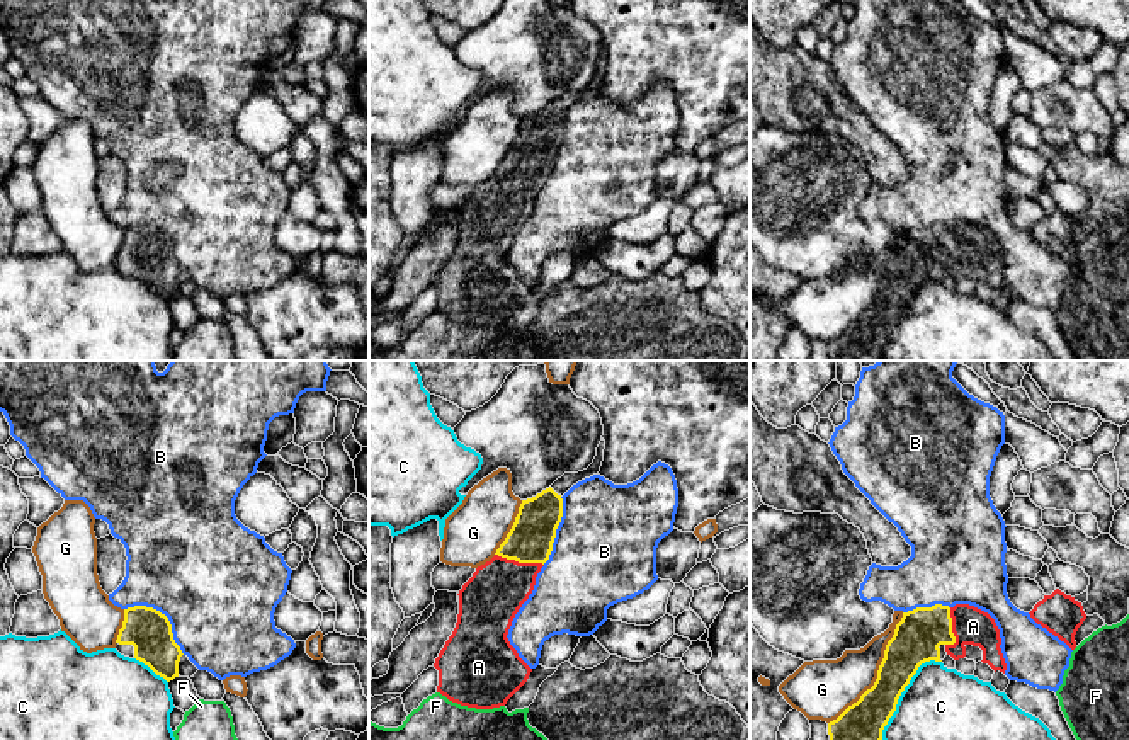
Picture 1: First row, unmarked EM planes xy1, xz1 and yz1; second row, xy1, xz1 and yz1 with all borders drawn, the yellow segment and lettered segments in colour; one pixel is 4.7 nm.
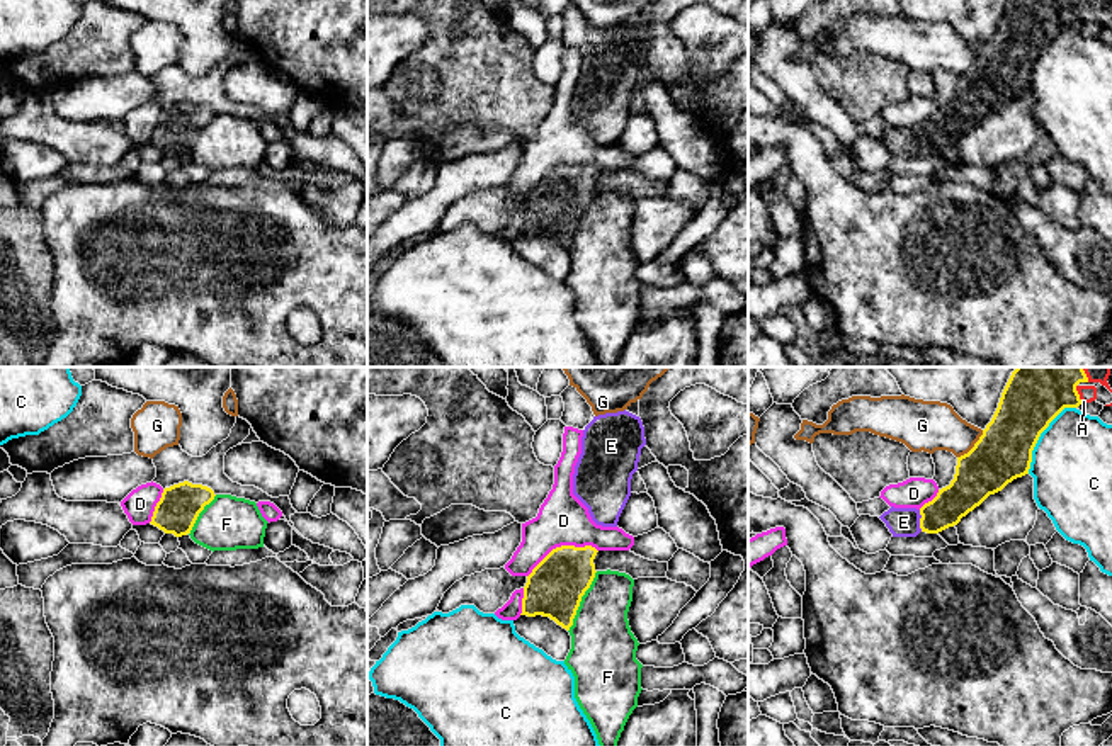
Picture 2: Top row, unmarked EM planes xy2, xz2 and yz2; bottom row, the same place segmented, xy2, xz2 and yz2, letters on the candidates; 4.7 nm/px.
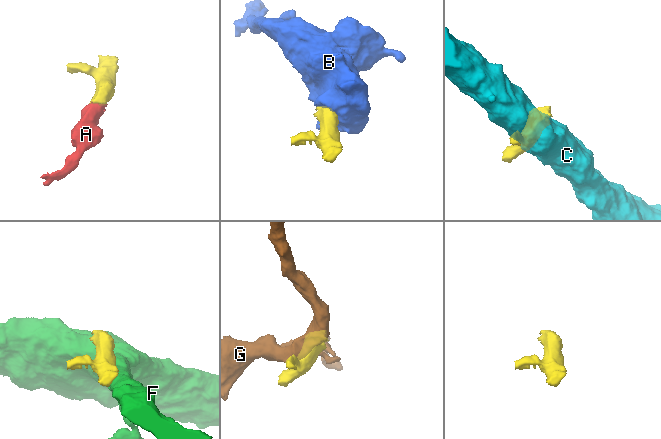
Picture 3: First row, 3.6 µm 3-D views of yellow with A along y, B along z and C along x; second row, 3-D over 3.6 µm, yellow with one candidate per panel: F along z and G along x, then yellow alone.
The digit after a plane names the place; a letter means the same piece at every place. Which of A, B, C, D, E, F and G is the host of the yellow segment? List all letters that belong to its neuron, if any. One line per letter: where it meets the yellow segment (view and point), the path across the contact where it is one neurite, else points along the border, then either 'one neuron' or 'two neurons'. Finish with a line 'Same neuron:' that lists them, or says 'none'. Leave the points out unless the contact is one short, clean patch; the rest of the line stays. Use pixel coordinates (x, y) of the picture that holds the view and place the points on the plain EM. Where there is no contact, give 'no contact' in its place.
A: contact xz1 (519, 181); way xz1 (531, 157), (519, 181), (488, 220); one neuron
B: contact xy1 (164, 233); two neurons
C: contact yz1 (902, 310); two neurons
D: contact xz2 (561, 165); two neurons
E: contact yz2 (920, 140); way yz2 (964, 113), (941, 133), (920, 140), (903, 141); one neuron
F: contact xz2 (580, 220); two neurons
G: contact yz1 (878, 290); two neurons
Same neuron: A, E

